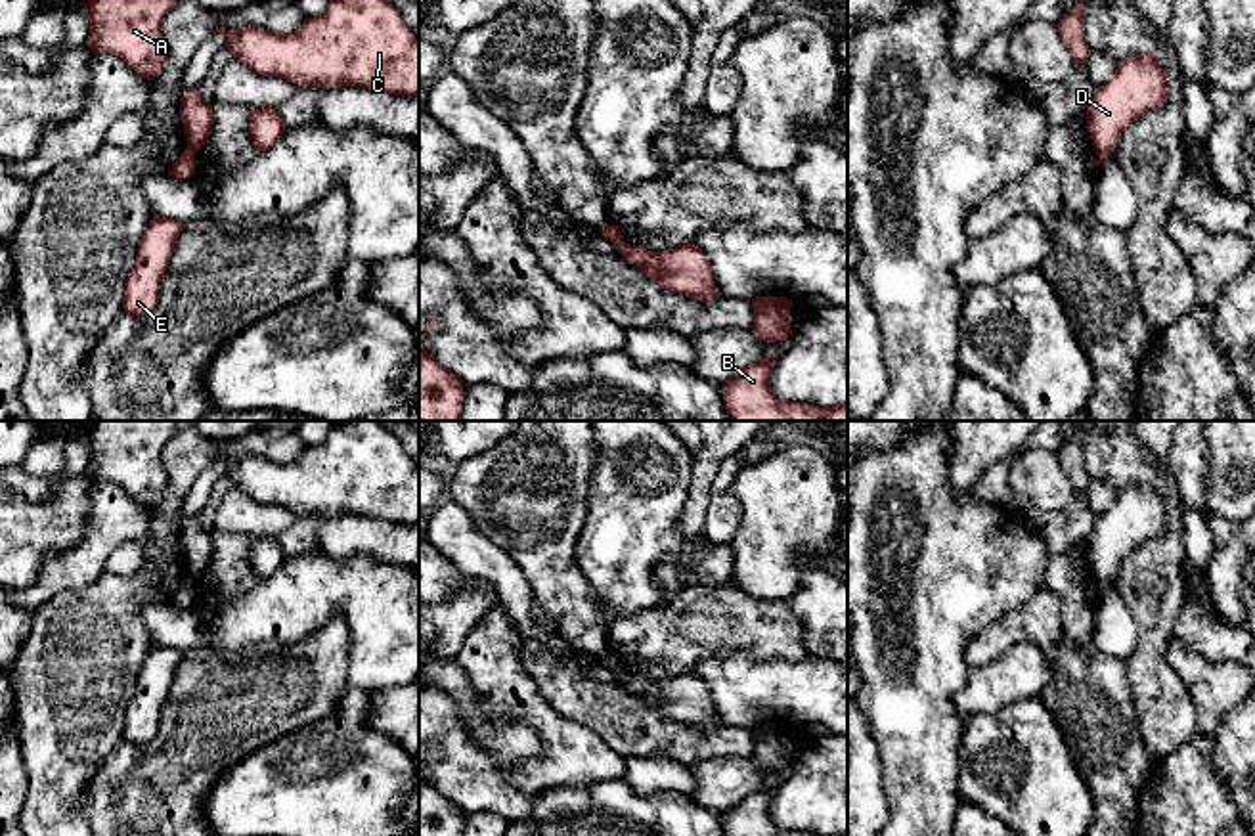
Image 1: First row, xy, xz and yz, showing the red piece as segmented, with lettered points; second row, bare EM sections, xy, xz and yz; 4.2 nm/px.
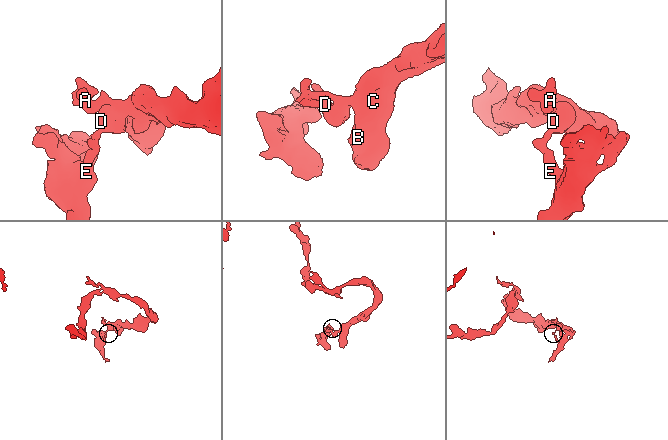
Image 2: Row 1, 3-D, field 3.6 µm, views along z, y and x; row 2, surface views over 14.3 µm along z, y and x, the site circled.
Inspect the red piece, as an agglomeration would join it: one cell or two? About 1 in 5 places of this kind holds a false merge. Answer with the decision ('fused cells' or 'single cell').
fused cells

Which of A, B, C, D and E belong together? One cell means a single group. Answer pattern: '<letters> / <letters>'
A B C D / E

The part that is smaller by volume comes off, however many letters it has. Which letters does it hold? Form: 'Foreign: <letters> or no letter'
Foreign: E

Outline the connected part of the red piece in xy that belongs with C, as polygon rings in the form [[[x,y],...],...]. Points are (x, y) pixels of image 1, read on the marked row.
[[[331,0],[321,15],[306,17],[289,34],[258,27],[216,27],[212,34],[224,34],[231,55],[262,77],[285,78],[306,88],[358,86],[419,98],[419,40],[388,0]]]

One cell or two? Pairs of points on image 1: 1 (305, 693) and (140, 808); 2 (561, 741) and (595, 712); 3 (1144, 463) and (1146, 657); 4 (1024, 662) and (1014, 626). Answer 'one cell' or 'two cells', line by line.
1: one cell
2: two cells
3: one cell
4: two cells

